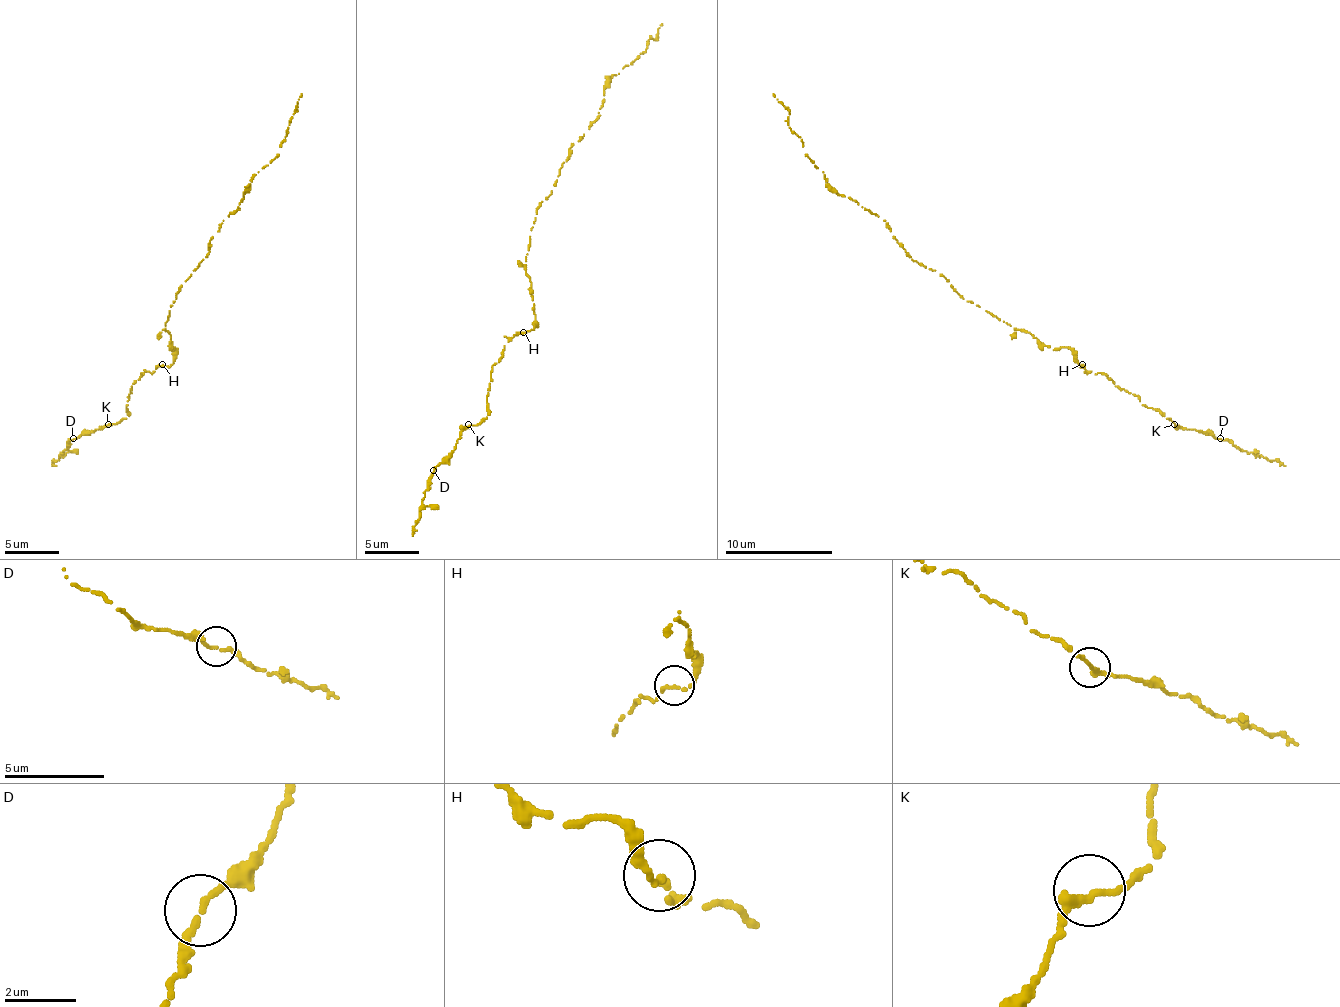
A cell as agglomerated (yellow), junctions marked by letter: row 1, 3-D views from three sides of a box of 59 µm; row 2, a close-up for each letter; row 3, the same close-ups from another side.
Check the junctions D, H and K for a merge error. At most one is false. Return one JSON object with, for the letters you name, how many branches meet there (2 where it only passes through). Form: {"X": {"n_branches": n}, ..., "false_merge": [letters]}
{"false_merge": []}

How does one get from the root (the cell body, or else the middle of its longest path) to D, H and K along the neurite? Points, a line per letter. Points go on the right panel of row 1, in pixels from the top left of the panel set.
D: (999, 319), (1053, 349), (1066, 346), (1088, 373), (1104, 373), (1182, 430), (1220, 438)
H: (999, 319), (1018, 330), (1031, 333), (1053, 349), (1066, 346), (1074, 360), (1082, 365)
K: (999, 319), (1053, 349), (1066, 346), (1088, 373), (1104, 373), (1174, 424)

